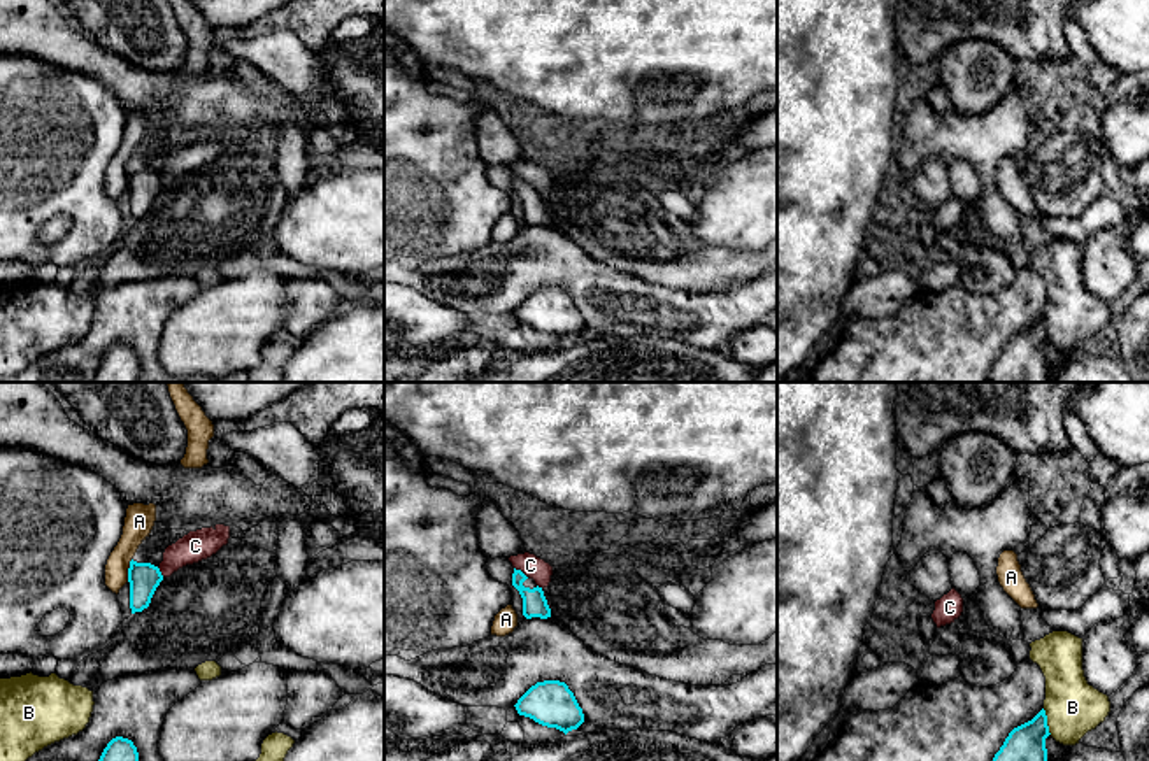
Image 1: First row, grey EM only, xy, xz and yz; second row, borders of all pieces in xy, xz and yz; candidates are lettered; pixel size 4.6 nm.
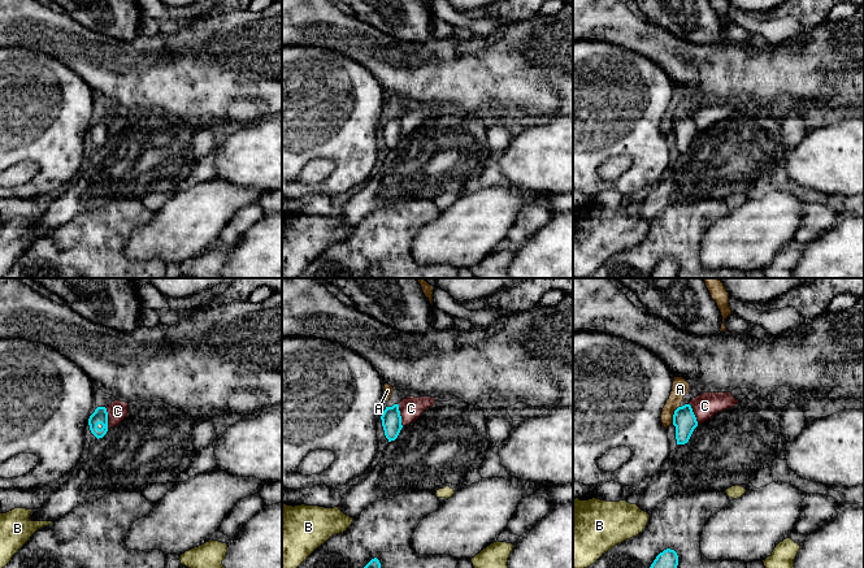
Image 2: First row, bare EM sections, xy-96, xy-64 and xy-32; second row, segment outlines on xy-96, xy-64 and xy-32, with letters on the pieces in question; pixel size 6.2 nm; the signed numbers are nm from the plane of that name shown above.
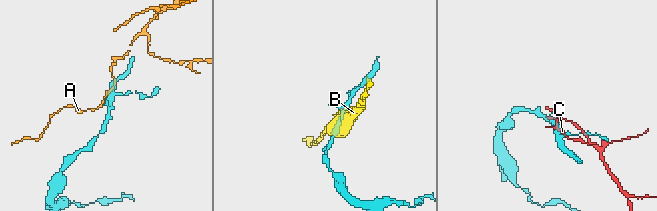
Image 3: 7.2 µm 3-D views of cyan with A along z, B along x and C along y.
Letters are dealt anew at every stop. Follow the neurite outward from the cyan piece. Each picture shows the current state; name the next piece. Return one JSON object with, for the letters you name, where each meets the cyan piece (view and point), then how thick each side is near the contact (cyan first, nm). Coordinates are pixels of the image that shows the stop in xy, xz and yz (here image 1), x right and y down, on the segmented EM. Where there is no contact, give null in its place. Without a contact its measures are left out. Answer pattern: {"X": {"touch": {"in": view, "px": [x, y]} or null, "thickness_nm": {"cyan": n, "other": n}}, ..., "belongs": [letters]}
{"belongs": []}

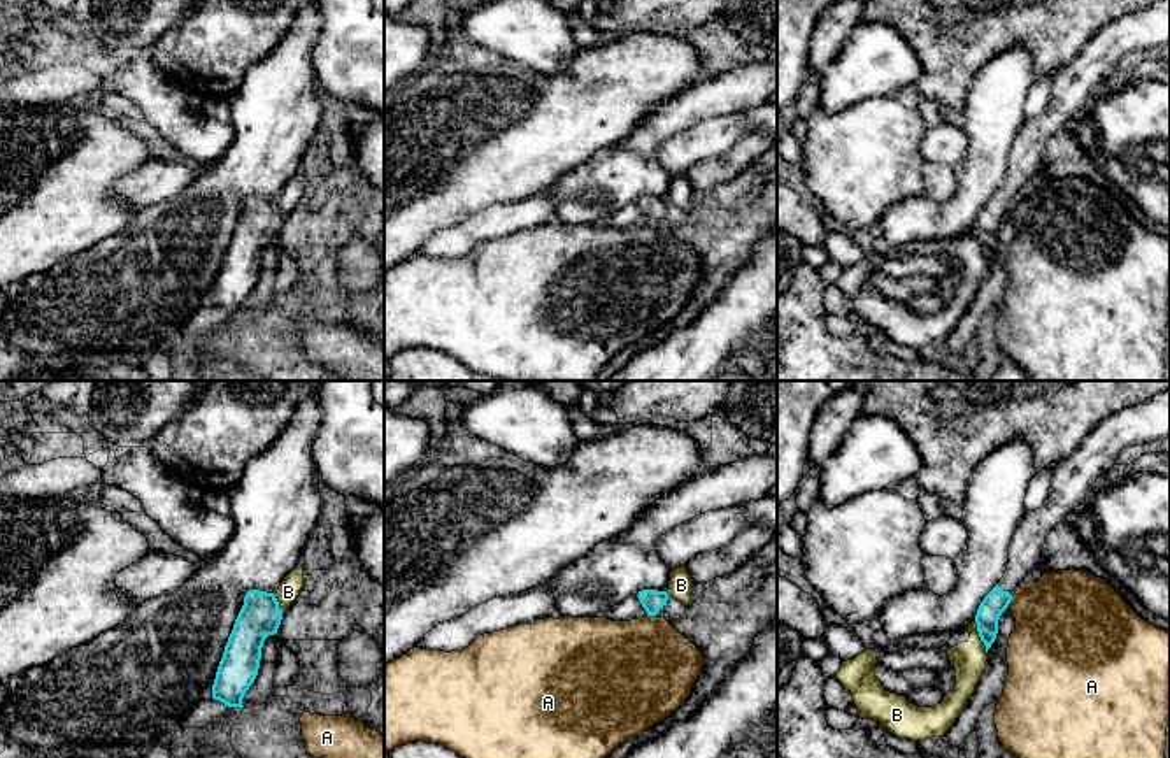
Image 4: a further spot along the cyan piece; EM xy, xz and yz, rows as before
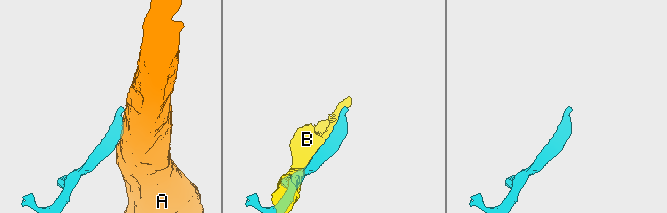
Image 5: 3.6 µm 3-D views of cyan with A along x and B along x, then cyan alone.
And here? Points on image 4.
{"belongs": []}

